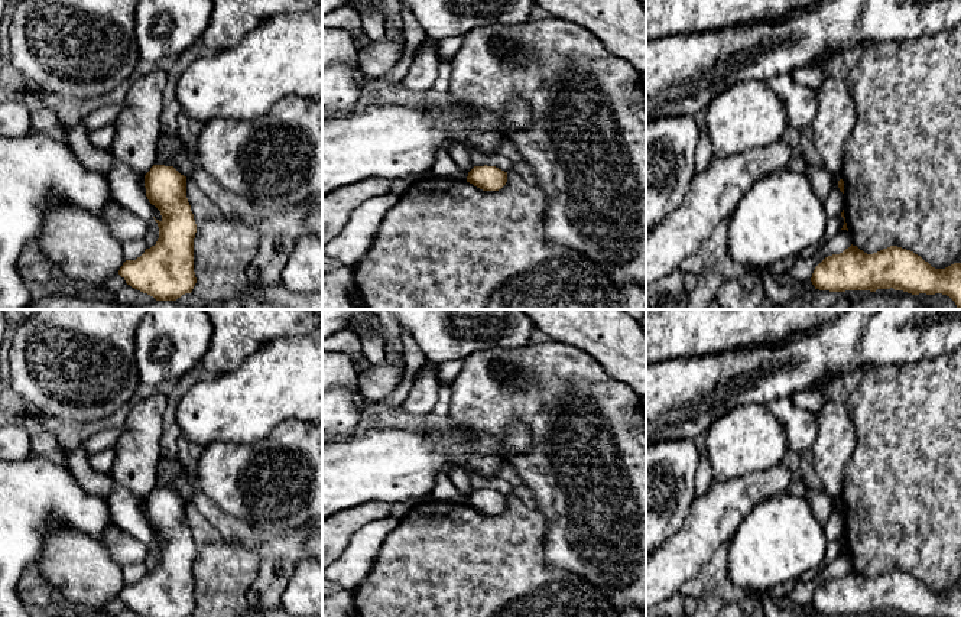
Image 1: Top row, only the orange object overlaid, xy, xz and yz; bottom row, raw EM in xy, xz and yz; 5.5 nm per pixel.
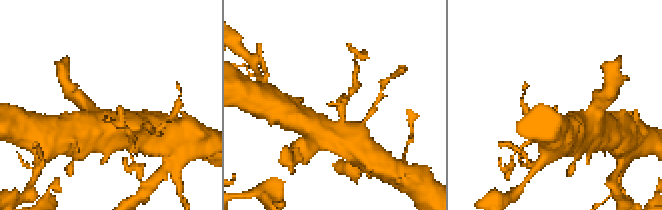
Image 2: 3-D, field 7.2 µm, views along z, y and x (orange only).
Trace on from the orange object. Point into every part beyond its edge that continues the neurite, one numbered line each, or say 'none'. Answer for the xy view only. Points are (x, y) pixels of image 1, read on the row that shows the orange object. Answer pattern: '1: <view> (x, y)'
none

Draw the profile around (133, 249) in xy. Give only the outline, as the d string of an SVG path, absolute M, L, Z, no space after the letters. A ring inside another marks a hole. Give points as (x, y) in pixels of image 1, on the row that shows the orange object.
M143 238L126 241L121 246L123 246L126 260L136 260L147 249Z

